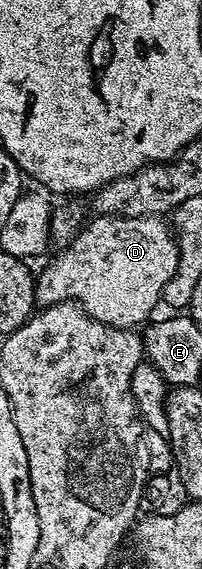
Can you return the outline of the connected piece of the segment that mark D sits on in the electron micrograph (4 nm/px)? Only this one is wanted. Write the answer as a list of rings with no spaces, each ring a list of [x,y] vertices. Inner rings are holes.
[[[99,216],[91,219],[93,222],[83,227],[73,242],[68,243],[59,251],[60,255],[45,268],[36,278],[36,301],[41,307],[53,306],[56,302],[75,302],[84,307],[85,312],[94,320],[98,320],[107,326],[113,326],[115,330],[130,330],[145,325],[157,313],[156,305],[161,305],[164,297],[166,284],[170,284],[170,276],[178,268],[178,244],[173,227],[163,217],[153,216],[150,218],[102,218]]]

